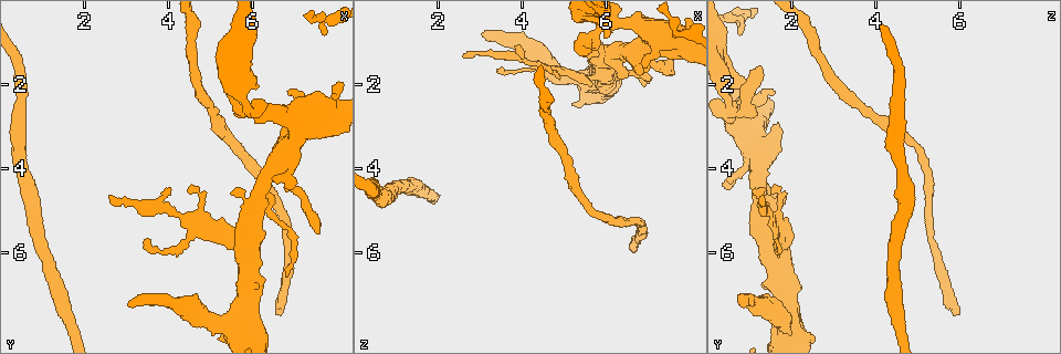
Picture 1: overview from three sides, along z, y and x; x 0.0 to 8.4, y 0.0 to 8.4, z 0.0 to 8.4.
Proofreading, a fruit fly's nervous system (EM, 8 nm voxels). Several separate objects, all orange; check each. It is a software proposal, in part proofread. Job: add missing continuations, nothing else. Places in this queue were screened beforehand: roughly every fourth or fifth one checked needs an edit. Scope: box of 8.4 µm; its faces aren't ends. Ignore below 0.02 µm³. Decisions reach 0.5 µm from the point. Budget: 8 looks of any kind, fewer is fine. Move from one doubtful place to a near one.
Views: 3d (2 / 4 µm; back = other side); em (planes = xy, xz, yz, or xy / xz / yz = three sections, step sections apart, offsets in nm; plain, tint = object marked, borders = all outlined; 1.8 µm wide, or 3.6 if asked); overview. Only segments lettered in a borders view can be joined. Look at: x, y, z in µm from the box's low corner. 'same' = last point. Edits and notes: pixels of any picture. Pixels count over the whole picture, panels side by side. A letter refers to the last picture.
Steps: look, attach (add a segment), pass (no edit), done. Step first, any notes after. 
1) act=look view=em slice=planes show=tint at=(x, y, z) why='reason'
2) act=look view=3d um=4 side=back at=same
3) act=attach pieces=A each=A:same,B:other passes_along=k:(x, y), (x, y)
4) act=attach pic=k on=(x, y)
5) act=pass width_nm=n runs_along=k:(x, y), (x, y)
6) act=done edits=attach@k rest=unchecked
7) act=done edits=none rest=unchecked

act=look view=3d um=4 at=(6.70, 7.45, 5.90) why='branch stops here'

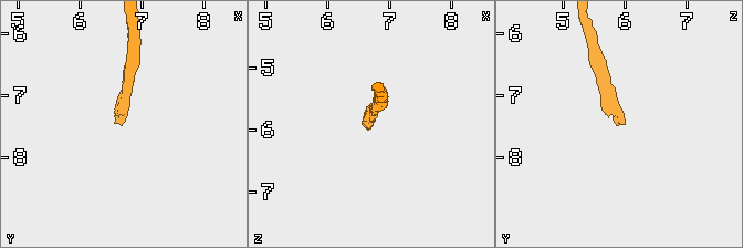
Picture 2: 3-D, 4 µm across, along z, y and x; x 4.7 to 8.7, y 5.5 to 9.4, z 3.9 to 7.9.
act=look view=em slice=planes show=borders at=(6.65, 7.45, 5.85) why='need the tissue'

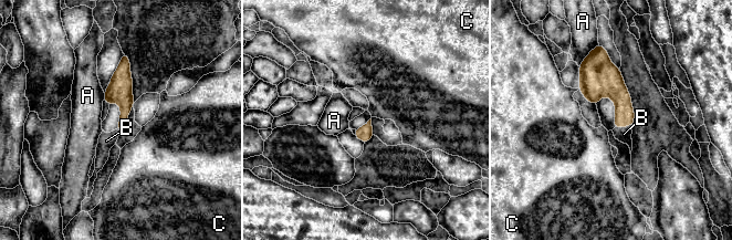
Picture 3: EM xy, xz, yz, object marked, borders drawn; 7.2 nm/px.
act=attach pieces=B each=A:other,B:same,C:other passes_along=3:(617, 92), (623, 125), (624, 134) found='the neuron continues'

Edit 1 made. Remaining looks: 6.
act=look view=3d um=2 at=(7.60, 5.55, 1.45) why='branch stops here'

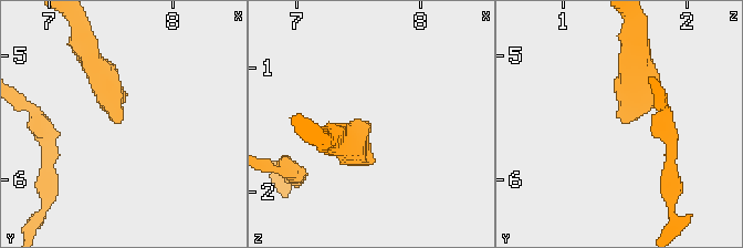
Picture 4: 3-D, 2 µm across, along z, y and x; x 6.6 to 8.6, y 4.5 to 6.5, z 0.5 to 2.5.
act=look view=em slice=planes show=borders at=(7.56, 5.54, 1.52)

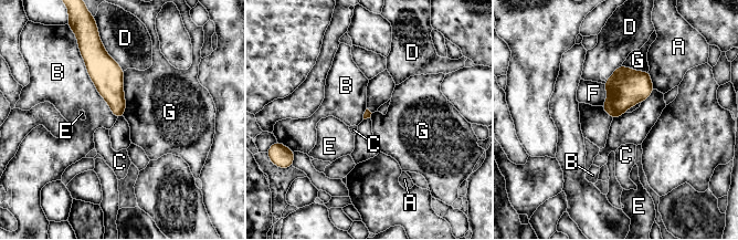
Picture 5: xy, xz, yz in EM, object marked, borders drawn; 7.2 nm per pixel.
act=pass longest_contact=B:550nm each=A:other,B:other,C:other,D:other,E:other,F:other,G:other border=5:(123, 71), (123, 96), (125, 98) found='none of them fits'

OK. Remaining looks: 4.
act=look view=3d um=4 at=(5.95, 2.60, 0.50) why='three-way junction'

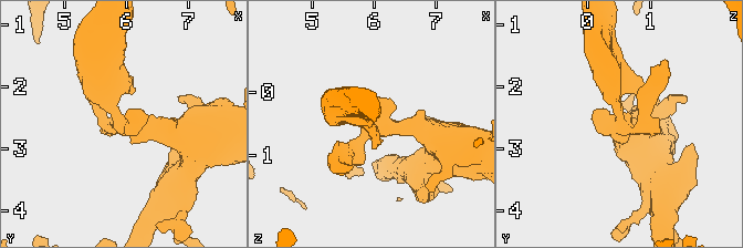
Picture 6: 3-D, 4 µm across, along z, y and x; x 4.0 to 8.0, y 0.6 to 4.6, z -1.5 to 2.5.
act=look view=em um=3.6 slice=xz step=4 show=borders at=(5.95, 2.65, 0.60) arms=3 arm_widths_nm=170,300,320 why='need the tissue'

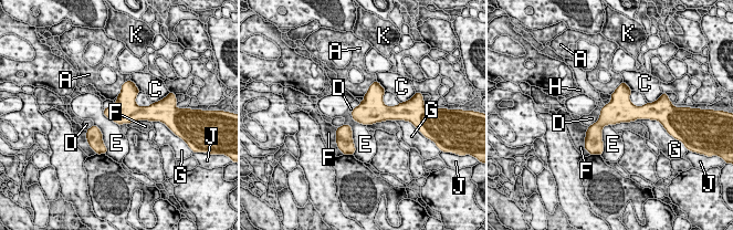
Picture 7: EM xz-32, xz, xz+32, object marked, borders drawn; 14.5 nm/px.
act=pass longest_contact=E:460nm each=A:other,C:other,D:other,E:other,F:other,G:other,H:other,J:other,K:other border=7:(610, 124), (603, 127), (601, 153) found='no lettered segment goes on from it'

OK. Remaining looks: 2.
act=done edits=attach@3 rest=unchecked

